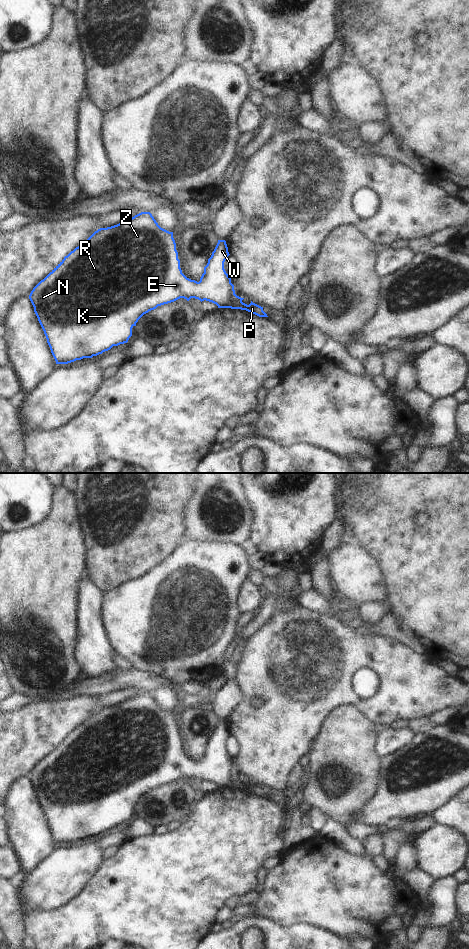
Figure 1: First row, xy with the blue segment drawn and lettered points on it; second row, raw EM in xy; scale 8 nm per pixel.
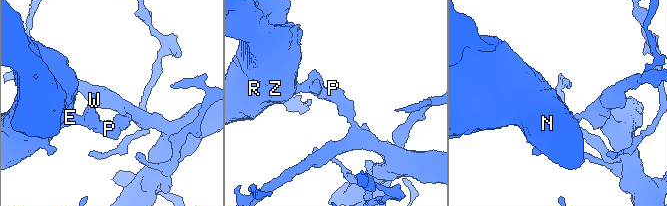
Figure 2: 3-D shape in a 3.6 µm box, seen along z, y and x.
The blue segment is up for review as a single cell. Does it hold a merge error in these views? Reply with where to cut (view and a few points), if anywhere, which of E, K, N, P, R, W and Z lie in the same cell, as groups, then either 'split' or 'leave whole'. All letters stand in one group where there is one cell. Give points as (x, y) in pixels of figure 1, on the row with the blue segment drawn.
cut in xy along (235, 294), (224, 307); E K N R W Z / P; split

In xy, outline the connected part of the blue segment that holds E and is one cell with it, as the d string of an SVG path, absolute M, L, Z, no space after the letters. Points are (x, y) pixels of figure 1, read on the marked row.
M141 212L117 225L95 231L33 288L29 299L56 364L68 364L127 343L132 336L132 328L144 314L180 298L206 300L218 308L225 308L236 295L231 278L224 269L229 255L226 241L218 240L200 281L191 280L180 268L173 232L161 228L150 212Z

